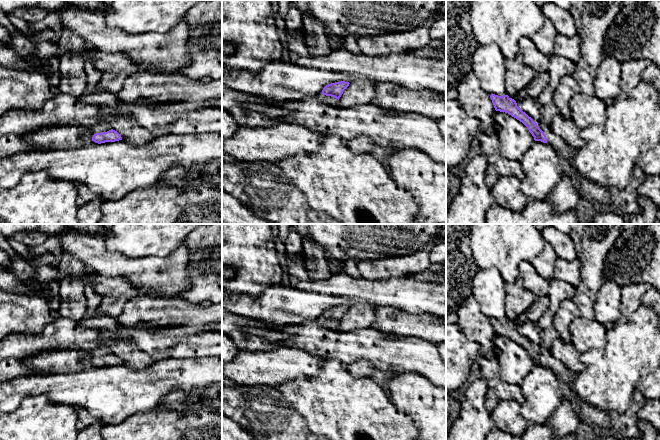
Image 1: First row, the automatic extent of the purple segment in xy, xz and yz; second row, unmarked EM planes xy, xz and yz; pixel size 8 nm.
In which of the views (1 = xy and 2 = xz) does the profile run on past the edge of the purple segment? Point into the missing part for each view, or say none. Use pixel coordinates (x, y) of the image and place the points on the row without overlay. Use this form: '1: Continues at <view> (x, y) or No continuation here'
1: Continues at xy (103, 350)
2: Continues at xz (326, 324)

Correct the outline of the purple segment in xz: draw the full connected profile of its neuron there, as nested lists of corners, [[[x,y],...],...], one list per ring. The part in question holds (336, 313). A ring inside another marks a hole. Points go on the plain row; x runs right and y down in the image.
[[[345,305],[328,308],[323,312],[322,317],[317,320],[317,324],[324,329],[340,332],[339,322],[349,308]]]

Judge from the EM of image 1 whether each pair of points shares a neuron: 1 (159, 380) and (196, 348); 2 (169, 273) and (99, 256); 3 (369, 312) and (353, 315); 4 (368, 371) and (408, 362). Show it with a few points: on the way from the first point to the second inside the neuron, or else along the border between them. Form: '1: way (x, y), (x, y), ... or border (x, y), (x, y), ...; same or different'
1: border (206, 356), (198, 358), (163, 358), (160, 360); different
2: way (152, 274), (140, 273), (116, 265); same
3: way (365, 314), (357, 315); same
4: border (351, 363), (368, 361), (376, 371); different

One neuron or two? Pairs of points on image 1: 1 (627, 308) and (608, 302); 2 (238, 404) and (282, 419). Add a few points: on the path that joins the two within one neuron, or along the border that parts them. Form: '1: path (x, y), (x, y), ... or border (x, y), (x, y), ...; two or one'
1: border (621, 287), (621, 316), (616, 322); two
2: path (249, 407), (262, 412), (271, 419); one

